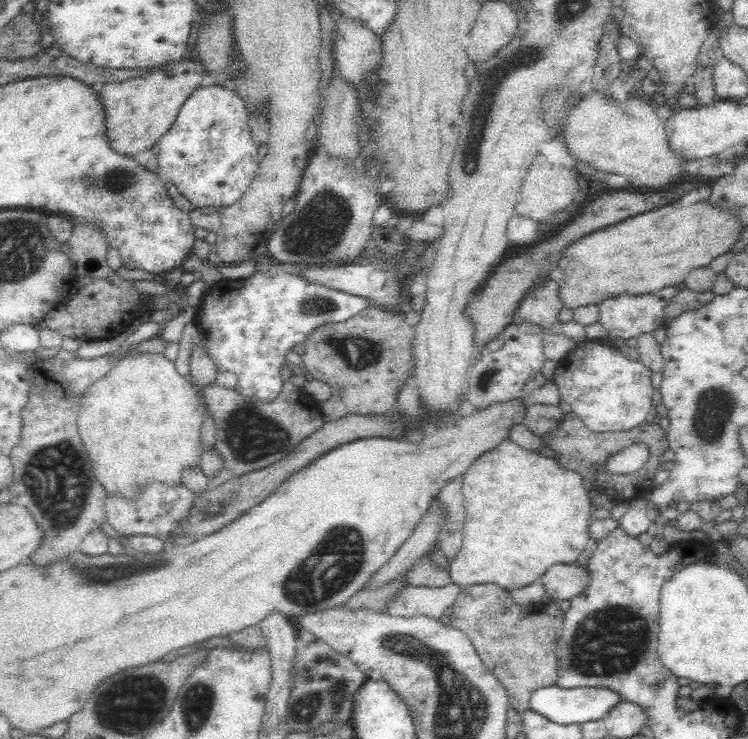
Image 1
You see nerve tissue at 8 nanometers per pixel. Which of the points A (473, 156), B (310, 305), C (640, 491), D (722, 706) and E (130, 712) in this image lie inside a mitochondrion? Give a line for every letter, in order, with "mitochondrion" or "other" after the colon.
A: mitochondrion
B: mitochondrion
C: other
D: other
E: mitochondrion

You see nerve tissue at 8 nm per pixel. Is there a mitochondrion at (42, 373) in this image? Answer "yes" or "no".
no

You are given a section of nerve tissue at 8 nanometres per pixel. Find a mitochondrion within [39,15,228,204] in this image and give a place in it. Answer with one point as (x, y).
(119, 180)

